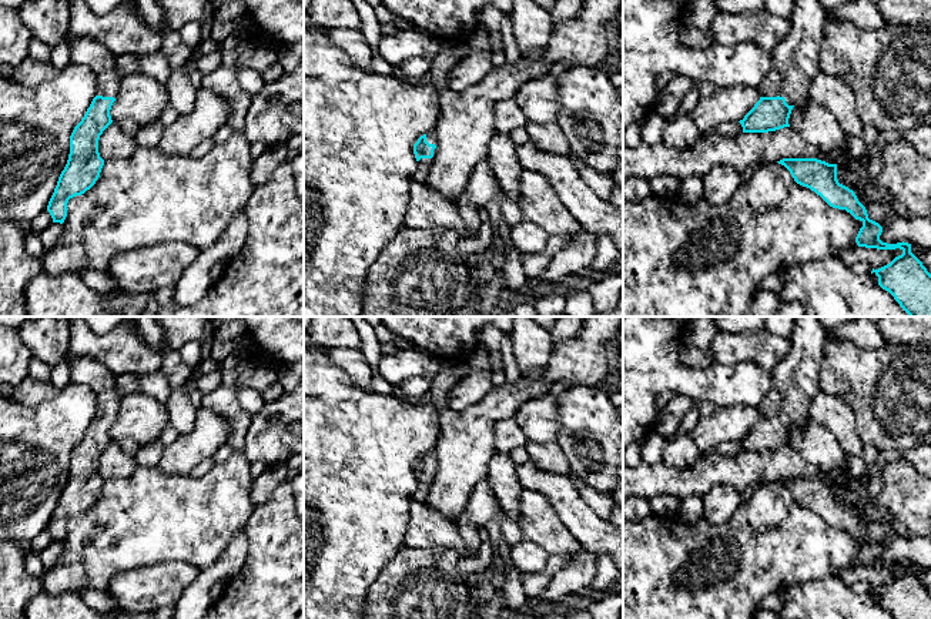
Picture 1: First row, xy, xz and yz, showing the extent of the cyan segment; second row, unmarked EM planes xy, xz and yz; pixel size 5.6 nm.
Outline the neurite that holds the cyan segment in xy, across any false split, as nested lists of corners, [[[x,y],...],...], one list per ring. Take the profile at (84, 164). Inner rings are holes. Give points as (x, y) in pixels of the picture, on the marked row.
[[[68,34],[71,63],[88,67],[97,80],[97,91],[81,121],[70,135],[70,154],[61,171],[47,211],[53,222],[63,224],[67,203],[90,190],[100,177],[104,160],[98,153],[98,140],[113,123],[110,110],[121,84],[121,76],[111,54],[101,43]]]

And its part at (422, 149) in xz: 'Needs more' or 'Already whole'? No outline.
Needs more

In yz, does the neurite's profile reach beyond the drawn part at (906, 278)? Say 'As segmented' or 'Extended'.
As segmented

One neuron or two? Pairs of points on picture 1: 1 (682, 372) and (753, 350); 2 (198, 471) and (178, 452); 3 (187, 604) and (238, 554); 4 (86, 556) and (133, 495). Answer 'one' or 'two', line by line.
1: two
2: two
3: one
4: one

